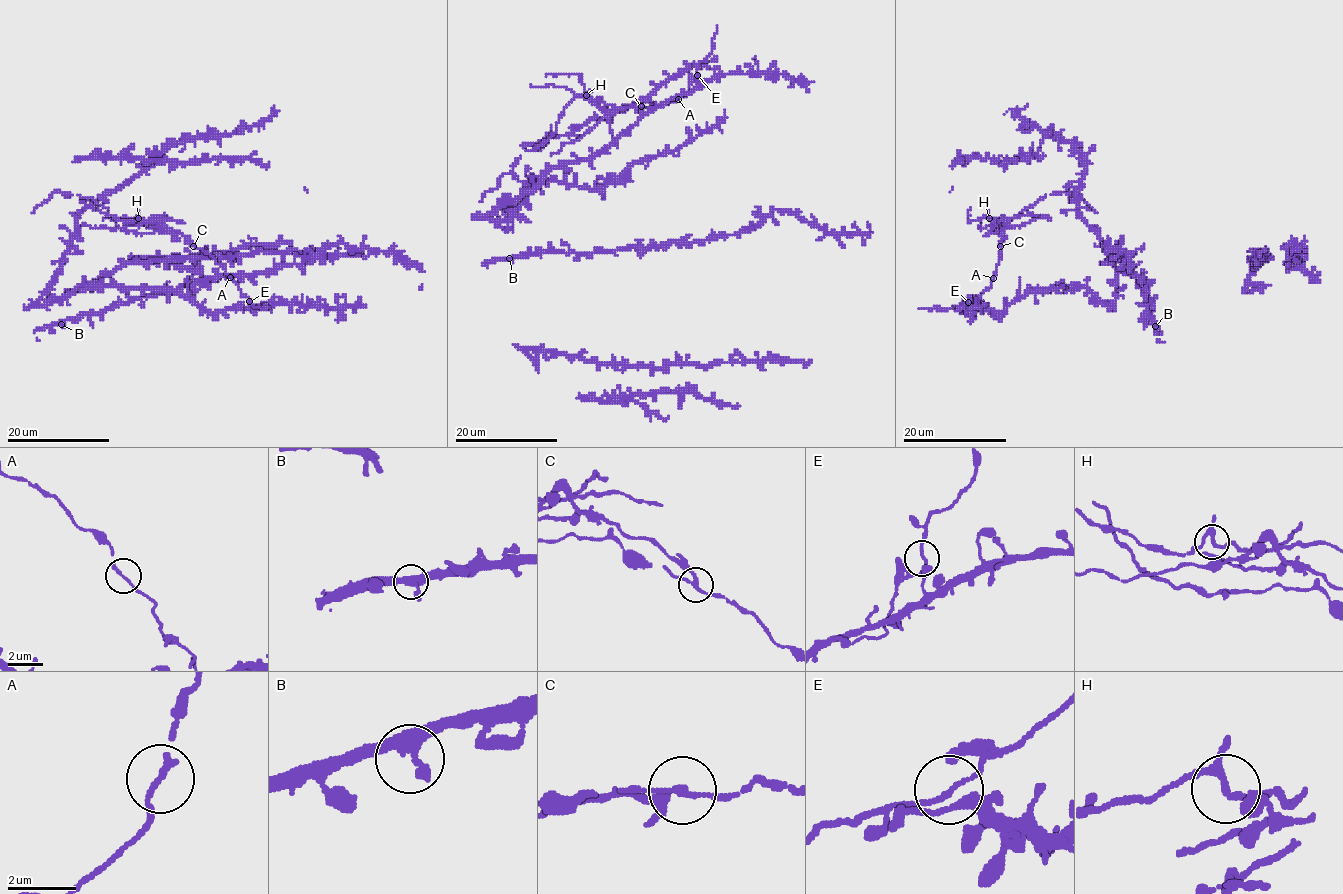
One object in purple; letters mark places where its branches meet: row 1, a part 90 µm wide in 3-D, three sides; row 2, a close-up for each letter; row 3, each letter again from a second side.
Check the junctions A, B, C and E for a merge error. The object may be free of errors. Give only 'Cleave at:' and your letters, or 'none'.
Cleave at: C

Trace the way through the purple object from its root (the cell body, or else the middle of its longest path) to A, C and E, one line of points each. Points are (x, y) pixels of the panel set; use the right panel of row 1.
A: (1023, 296), (1002, 313), (971, 308), (968, 304), (992, 286), (993, 278)
C: (1023, 296), (1002, 313), (971, 308), (968, 304), (992, 286), (1001, 246)
E: (1023, 296), (1002, 313), (971, 308), (968, 302)

